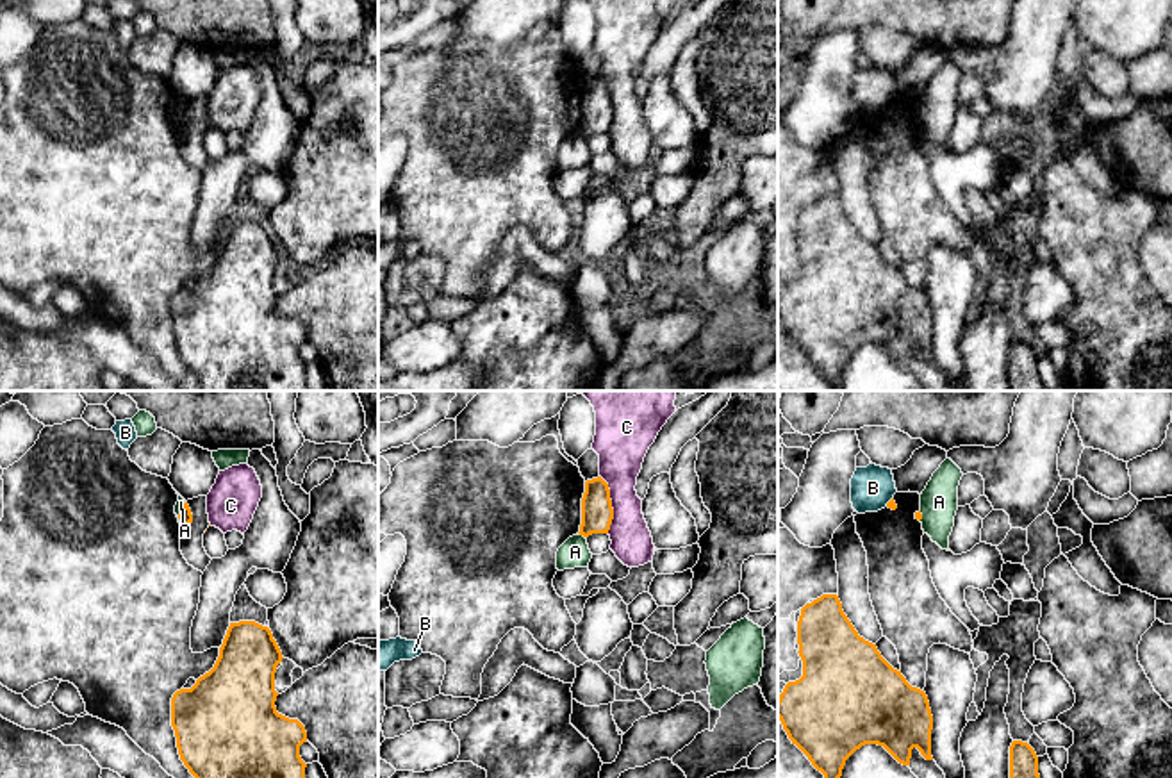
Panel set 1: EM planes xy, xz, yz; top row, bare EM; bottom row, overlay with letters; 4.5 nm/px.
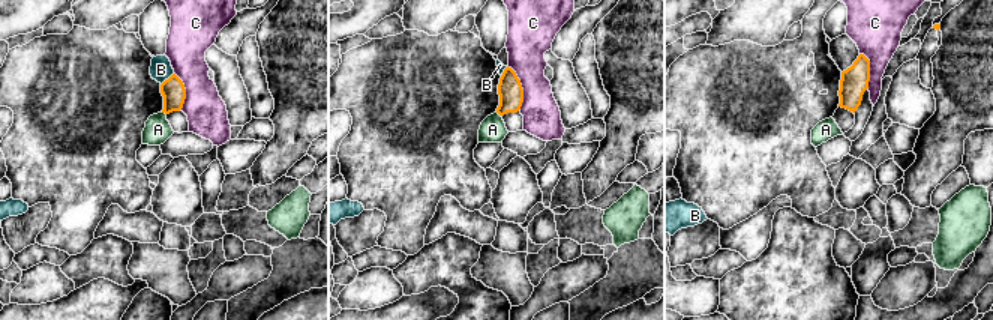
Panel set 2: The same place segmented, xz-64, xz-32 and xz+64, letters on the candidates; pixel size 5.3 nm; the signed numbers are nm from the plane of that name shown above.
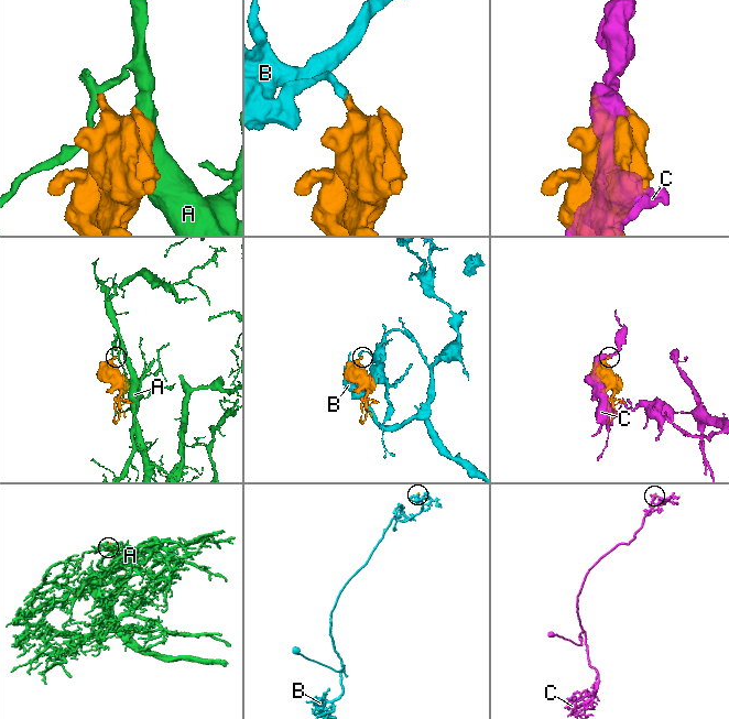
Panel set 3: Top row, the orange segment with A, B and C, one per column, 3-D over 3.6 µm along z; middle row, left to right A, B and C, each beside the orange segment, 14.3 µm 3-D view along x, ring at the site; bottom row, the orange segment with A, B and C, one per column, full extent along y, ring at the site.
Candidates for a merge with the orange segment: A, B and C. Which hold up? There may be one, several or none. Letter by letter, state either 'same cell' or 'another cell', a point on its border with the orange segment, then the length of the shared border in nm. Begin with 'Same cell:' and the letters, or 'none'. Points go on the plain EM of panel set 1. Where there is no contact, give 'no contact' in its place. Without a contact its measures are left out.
Same cell: none
A: another cell; meets orange in xz at (582, 134); contact 40 nm long
B: another cell; meets orange in yz at (889, 102); contact 60 nm long
C: another cell; meets orange in xz at (610, 104); contact 260 nm long

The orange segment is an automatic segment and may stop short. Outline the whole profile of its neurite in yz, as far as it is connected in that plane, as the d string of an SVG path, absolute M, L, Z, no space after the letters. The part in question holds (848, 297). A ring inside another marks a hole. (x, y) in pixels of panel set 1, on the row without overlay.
M822 194L801 209L797 244L803 277L788 282L780 294L778 319L829 385L842 377L846 360L865 344L883 346L903 366L910 366L913 348L933 360L933 316L926 293L912 287L876 244L858 236L837 194Z

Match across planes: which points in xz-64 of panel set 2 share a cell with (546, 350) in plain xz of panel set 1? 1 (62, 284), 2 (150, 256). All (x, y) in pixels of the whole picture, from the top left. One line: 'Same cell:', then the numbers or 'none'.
Same cell: none

